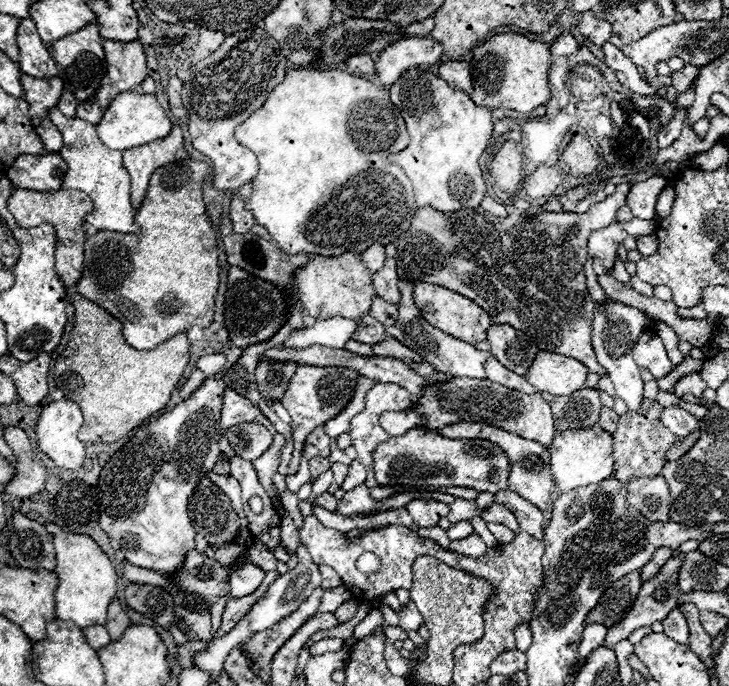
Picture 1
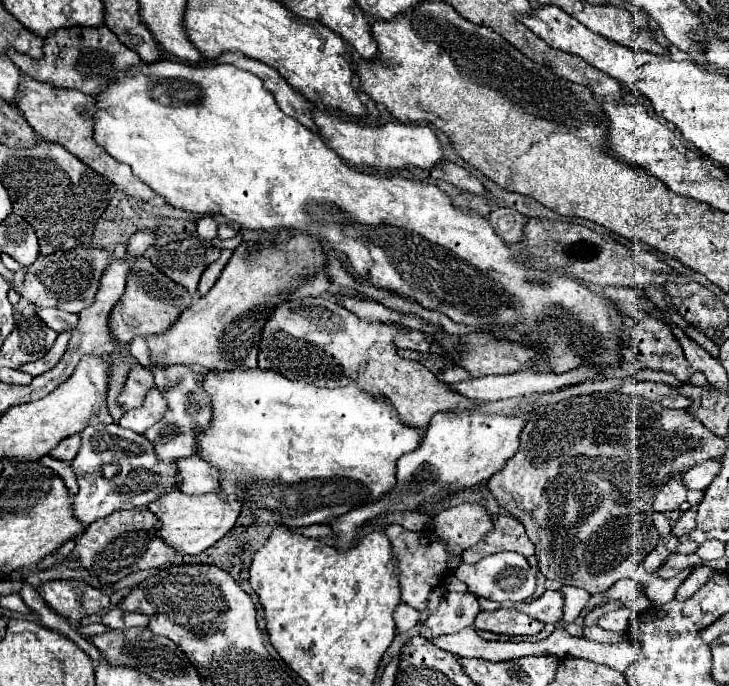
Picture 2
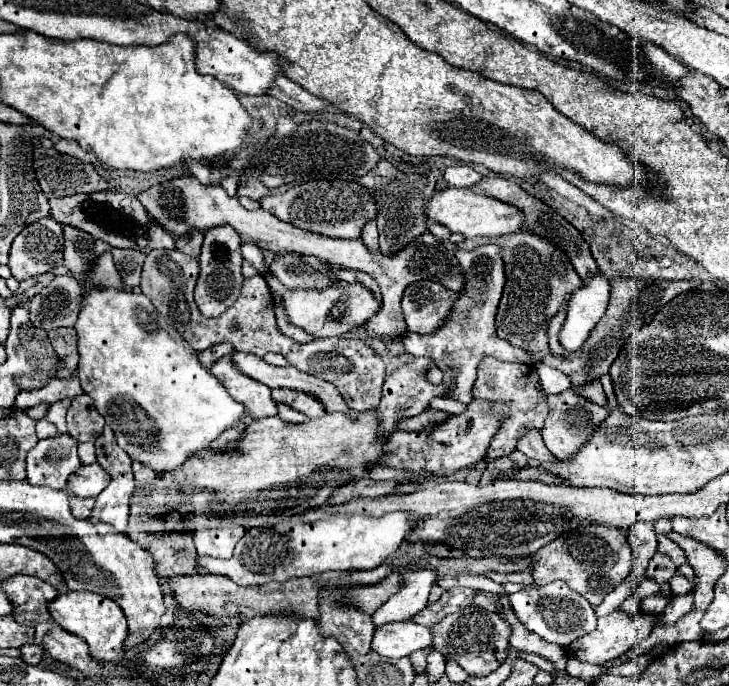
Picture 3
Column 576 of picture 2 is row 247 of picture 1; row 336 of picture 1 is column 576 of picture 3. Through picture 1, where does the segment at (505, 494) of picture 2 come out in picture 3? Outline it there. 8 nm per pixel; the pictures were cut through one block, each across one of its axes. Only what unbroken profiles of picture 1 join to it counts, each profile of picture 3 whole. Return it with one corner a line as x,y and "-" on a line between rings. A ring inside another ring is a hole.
590,524
590,526
580,526
578,532
564,534
558,540
542,546
536,552
532,576
538,586
562,580
596,608
604,600
604,596
610,594
630,574
630,570
632,570
632,558
626,534
620,532
618,528

